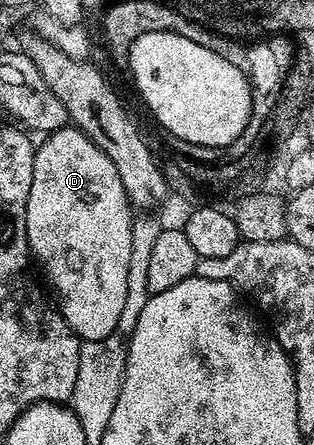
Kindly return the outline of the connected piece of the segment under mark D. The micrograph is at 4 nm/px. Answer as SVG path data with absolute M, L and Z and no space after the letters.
M68 126L50 133L44 140L47 141L43 145L40 143L35 149L33 186L29 189L27 204L27 234L30 255L38 263L39 260L43 263L43 272L47 275L48 282L55 287L56 294L59 295L57 307L62 312L67 325L74 330L80 341L109 338L109 334L113 334L113 330L117 326L117 318L121 318L121 309L125 307L125 285L129 278L129 250L131 249L131 226L133 223L131 201L127 198L127 191L121 182L121 174L117 172L117 166L80 128Z

